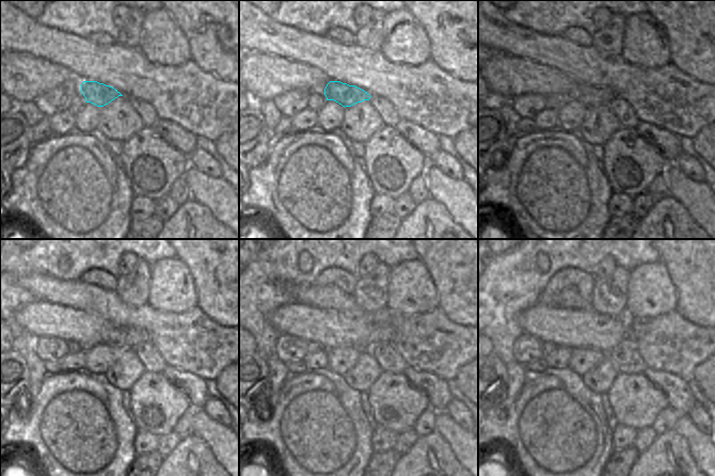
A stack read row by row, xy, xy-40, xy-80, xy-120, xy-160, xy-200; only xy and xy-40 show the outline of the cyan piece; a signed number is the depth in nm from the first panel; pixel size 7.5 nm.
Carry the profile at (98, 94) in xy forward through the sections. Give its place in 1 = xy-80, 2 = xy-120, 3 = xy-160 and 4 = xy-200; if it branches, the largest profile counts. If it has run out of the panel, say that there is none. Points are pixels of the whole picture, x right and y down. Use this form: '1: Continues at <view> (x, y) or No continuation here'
1: Continues at xy-80 (589, 96)
2: Continues at xy-120 (122, 337)
3: Continues at xy-160 (381, 333)
4: Continues at xy-200 (635, 328)

